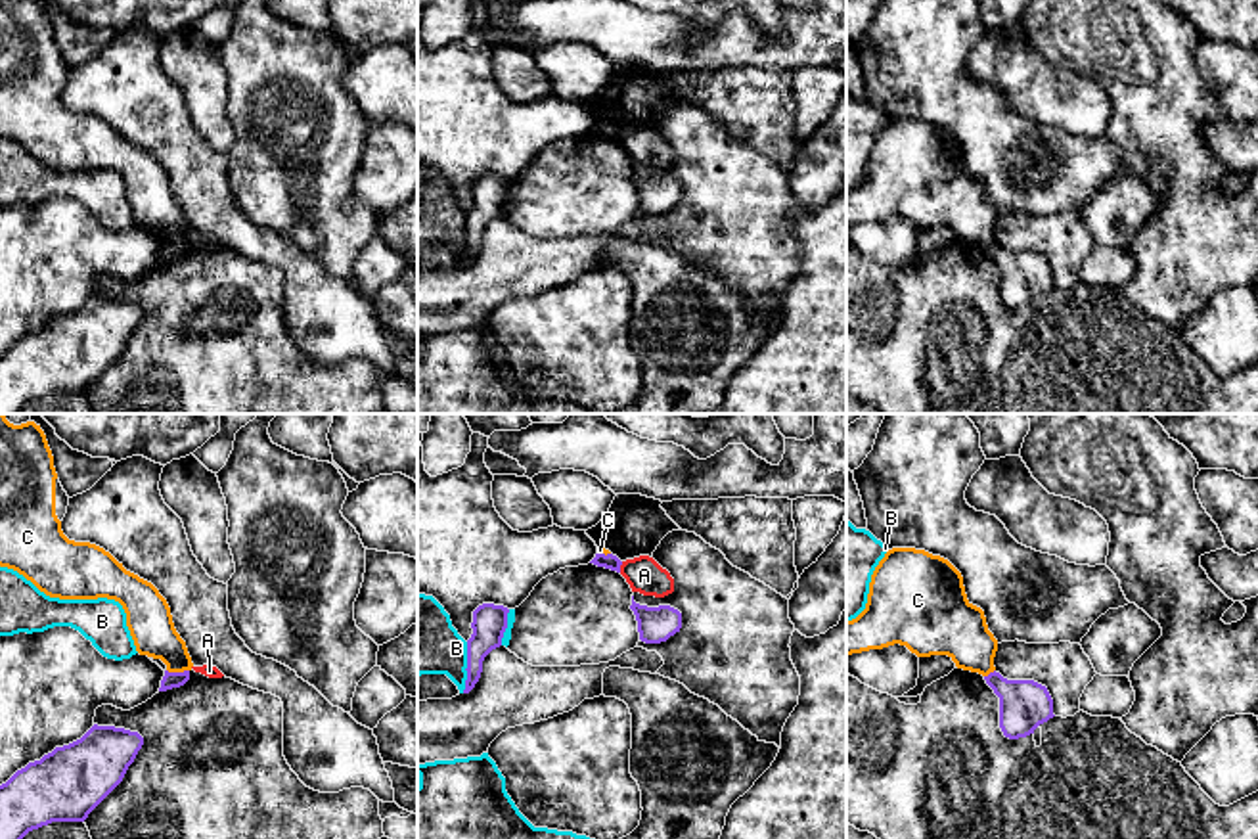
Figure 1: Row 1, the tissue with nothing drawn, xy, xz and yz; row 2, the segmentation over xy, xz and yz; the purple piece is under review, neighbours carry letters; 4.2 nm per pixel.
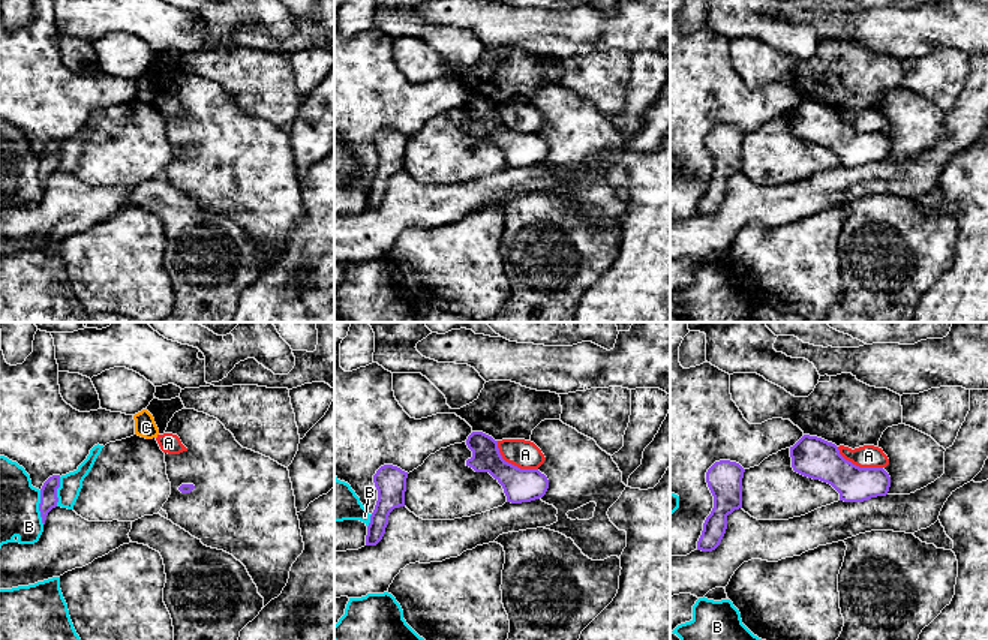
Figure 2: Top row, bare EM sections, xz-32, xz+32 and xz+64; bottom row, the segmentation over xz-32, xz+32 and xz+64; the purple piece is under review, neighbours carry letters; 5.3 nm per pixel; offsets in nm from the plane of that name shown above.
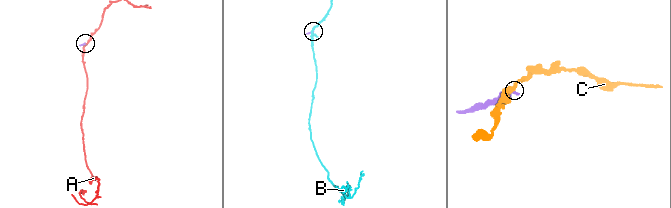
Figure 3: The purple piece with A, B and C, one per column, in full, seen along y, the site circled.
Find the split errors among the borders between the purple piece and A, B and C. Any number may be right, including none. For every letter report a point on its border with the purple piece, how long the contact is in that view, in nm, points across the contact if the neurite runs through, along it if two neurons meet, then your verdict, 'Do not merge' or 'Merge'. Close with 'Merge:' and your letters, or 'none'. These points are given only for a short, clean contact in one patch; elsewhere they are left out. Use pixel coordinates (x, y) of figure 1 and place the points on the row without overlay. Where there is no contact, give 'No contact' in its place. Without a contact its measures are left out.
A: Touches purple at xz (619, 138). Shared border 50 nm. Boundary: xz (623, 133), (619, 142). Do not merge
B: Touches purple at xz (468, 238). Shared border 220 nm. Boundary: xz (468, 213), (466, 259), (462, 263). Do not merge
C: Touches purple at xy (179, 244). Shared border 100 nm. Boundary: xy (167, 240), (188, 242). Do not merge
Merge: none

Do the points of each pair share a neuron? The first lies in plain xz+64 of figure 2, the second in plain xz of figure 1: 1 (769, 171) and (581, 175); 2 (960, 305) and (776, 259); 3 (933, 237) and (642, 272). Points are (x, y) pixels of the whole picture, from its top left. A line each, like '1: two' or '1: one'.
1: one
2: two
3: one

